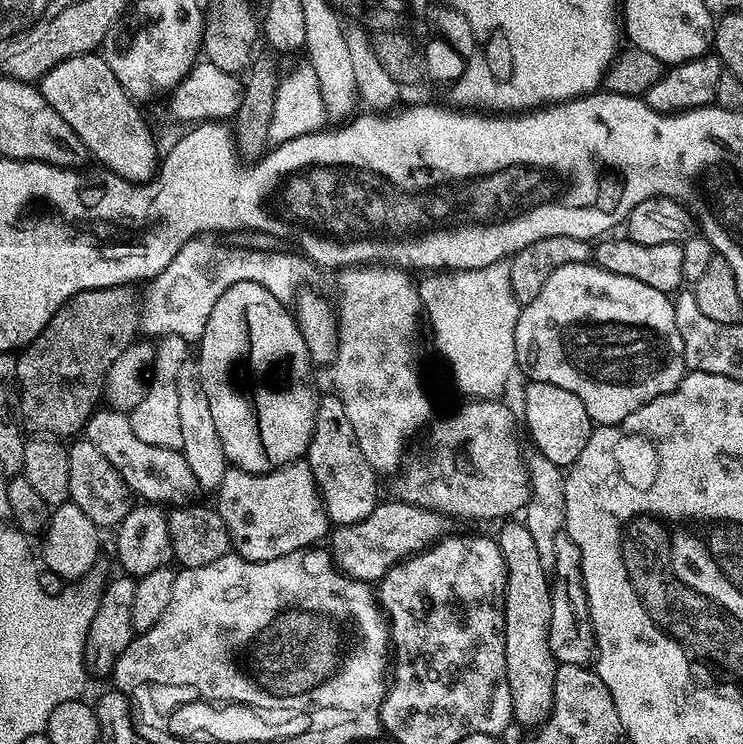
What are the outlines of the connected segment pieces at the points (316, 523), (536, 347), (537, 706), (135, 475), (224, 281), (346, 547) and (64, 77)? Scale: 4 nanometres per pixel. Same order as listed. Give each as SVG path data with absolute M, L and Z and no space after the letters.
M301 458L296 460L293 464L287 464L281 468L275 468L273 472L247 472L235 466L229 466L226 474L222 478L220 487L215 489L214 507L220 513L222 522L226 522L226 530L228 531L228 543L231 551L235 555L240 556L244 560L253 560L254 562L262 562L263 560L273 560L279 556L289 556L291 552L301 552L303 548L310 548L321 543L320 539L327 537L330 532L330 521L328 519L328 512L324 509L324 499L320 496L320 491L316 489L314 482L314 474L310 470L307 459Z
M592 262L562 266L546 278L538 298L521 307L514 330L514 350L519 371L524 371L529 381L550 382L570 390L586 406L586 414L596 426L622 422L646 402L675 390L686 375L673 297L638 282L638 278L610 274Z
M523 522L506 525L501 530L500 536L498 535L498 543L508 571L506 594L504 595L504 637L506 638L506 678L510 682L512 718L517 725L520 723L540 726L552 713L554 674L558 667L554 654L550 650L550 638L548 637L550 614L552 613L550 576L542 566L542 558L538 558L538 549L536 549L533 536Z
M97 410L92 413L86 425L86 439L94 442L98 450L109 459L133 493L157 506L184 506L198 493L194 470L186 462L183 452L174 448L150 446L132 433L128 416L113 410Z
M197 238L185 251L179 252L147 285L142 292L142 303L138 308L138 328L145 337L159 338L178 334L189 341L199 341L206 330L210 310L214 302L234 286L234 282L258 282L266 286L274 298L285 302L294 296L296 272L292 269L292 260L280 252L263 252L260 248L235 248L232 244L219 244L216 238Z
M400 498L388 500L385 504L383 501L377 503L375 510L366 514L362 522L339 525L331 533L330 551L345 575L365 582L379 582L400 561L425 552L449 535L448 522L449 517L435 508L422 508Z
M96 52L66 58L38 82L41 94L62 114L66 126L82 138L91 159L132 184L146 184L158 171L156 140L140 113L141 105L114 78L107 59Z

